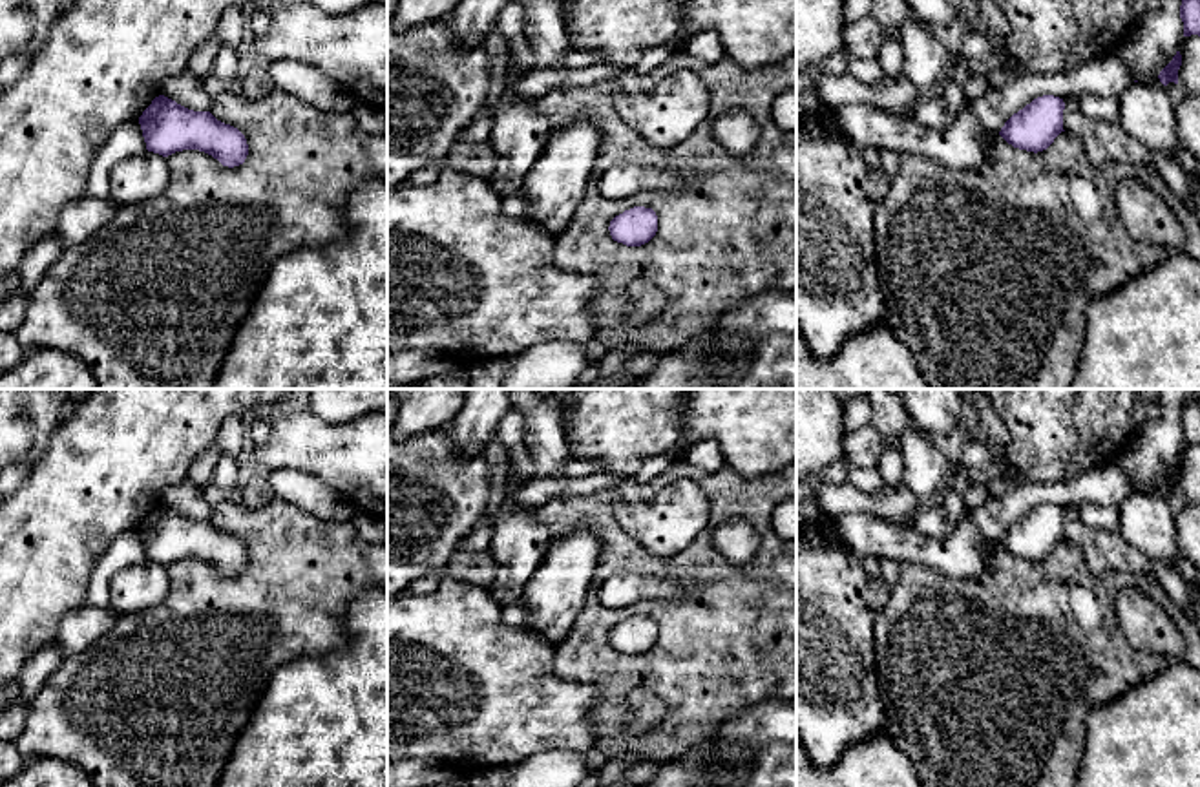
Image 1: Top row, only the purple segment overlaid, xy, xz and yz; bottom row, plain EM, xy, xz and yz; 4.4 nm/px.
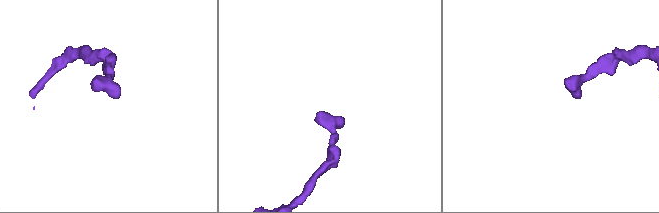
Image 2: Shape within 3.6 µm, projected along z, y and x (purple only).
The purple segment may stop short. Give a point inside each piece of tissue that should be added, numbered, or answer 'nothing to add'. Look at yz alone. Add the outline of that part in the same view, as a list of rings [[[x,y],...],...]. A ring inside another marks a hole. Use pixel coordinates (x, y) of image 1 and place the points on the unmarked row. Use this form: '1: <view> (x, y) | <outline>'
nothing to add

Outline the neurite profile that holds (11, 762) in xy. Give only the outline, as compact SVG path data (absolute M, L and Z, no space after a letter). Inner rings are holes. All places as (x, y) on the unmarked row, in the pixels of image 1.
M0 740L0 783L13 780L26 765L15 741Z

